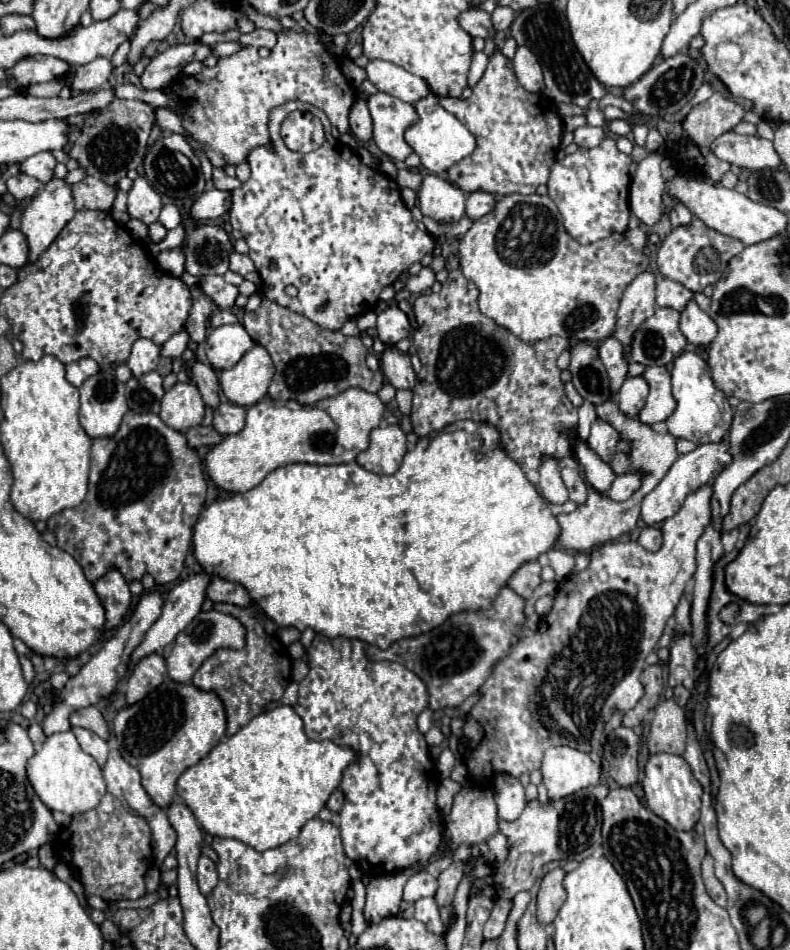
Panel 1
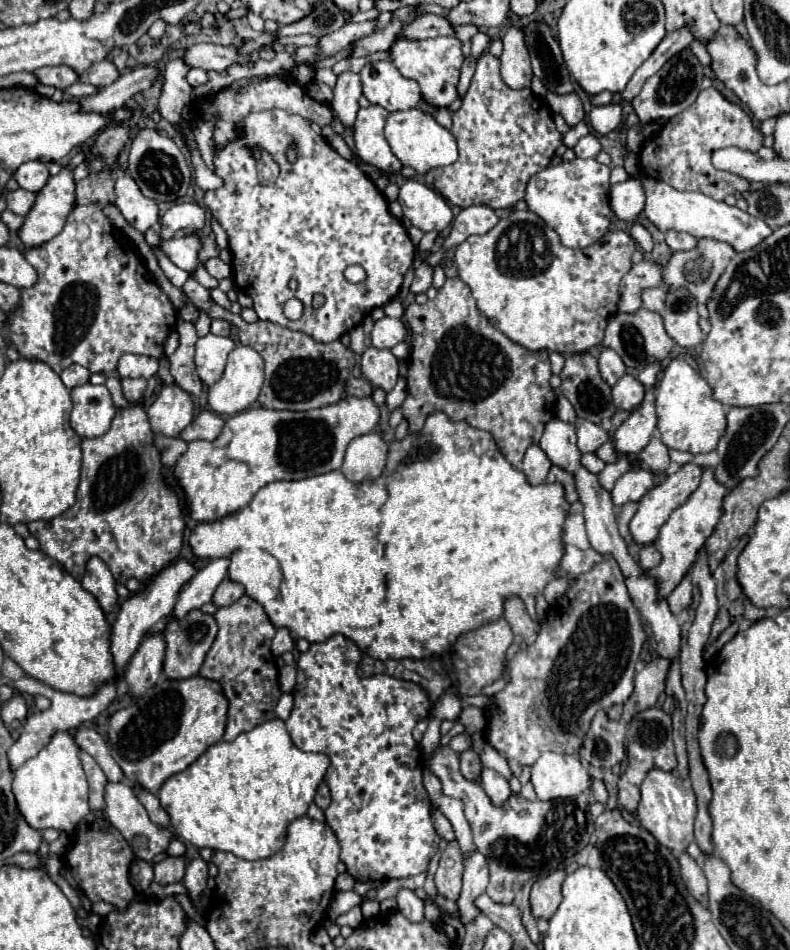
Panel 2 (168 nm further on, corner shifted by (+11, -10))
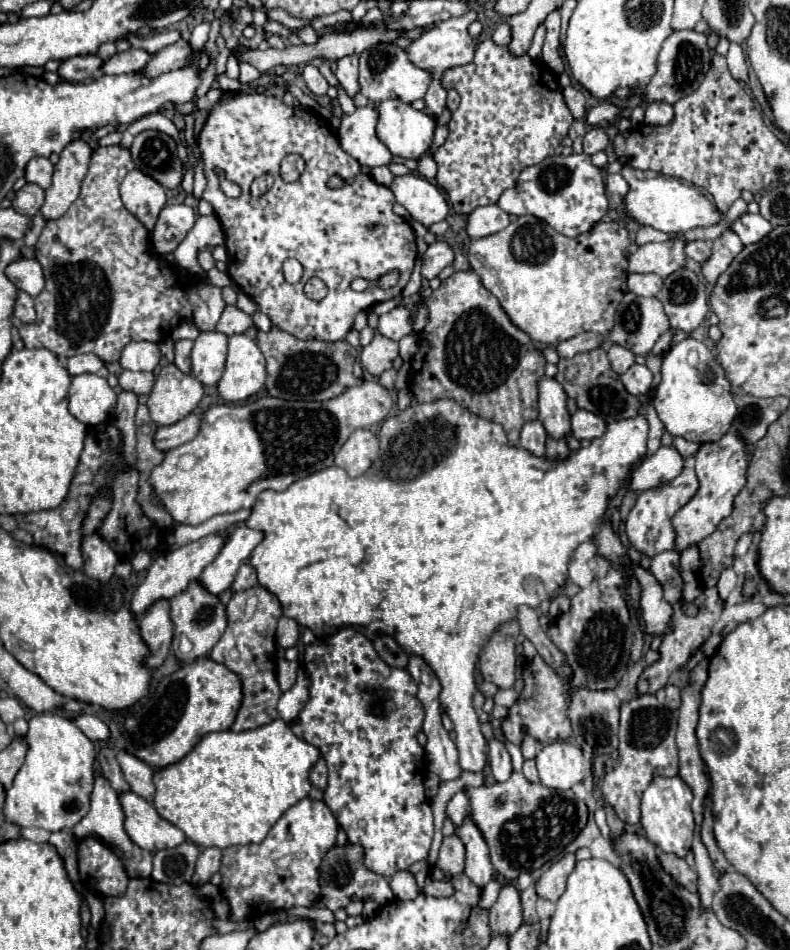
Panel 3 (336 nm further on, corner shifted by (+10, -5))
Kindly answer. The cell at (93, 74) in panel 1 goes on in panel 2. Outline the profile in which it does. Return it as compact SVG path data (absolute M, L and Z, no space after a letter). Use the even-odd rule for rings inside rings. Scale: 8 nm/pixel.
M99 61L97 65L91 65L85 73L81 73L79 81L95 85L95 87L107 87L113 81L117 81L121 75L121 71L111 63L111 61Z

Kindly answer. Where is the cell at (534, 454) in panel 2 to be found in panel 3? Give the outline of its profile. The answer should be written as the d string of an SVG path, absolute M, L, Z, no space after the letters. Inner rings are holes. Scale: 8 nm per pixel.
M528 422L522 428L522 436L520 436L520 448L528 450L534 456L544 456L544 448L546 448L546 432L542 428L542 424L536 422Z

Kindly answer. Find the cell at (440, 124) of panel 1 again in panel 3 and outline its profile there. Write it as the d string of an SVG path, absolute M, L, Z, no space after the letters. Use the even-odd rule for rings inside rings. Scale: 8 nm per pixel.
M400 100L380 102L380 104L378 104L378 112L380 112L378 126L376 126L378 138L388 146L388 150L390 150L394 156L420 160L422 156L430 154L432 140L434 140L434 130L436 130L436 122L434 122L428 114L418 112L418 110L414 110L410 104L404 104L404 102L400 102Z

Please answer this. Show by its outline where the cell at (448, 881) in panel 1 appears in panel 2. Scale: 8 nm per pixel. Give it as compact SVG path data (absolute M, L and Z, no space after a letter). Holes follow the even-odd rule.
M457 841L447 843L439 859L439 869L435 873L435 885L439 893L447 899L457 899L461 893L461 875L463 875L463 855Z

